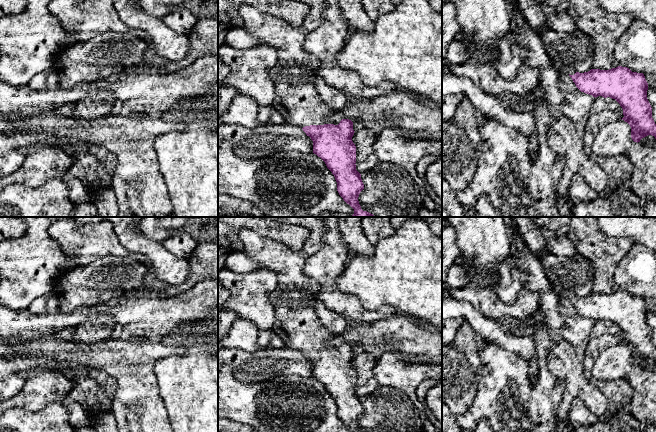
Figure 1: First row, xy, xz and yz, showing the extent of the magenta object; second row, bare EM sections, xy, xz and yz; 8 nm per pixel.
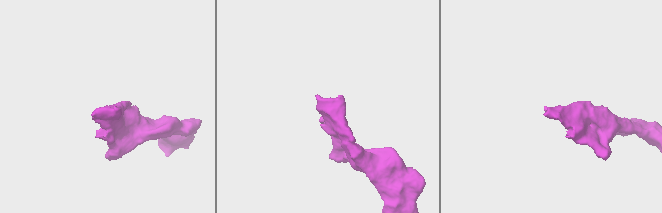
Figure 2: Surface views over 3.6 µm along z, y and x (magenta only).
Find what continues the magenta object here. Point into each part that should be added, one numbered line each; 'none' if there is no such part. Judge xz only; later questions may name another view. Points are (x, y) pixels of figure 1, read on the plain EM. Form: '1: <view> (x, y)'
1: xz (294, 299)

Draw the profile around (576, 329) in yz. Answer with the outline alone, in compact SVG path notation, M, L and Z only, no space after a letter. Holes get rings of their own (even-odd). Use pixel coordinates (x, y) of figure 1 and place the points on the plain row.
M568 298L558 300L558 309L563 317L561 338L568 341L584 363L595 321L581 316Z

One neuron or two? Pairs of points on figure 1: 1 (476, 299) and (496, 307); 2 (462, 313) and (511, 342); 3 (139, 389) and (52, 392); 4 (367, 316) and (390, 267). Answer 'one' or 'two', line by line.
1: one
2: one
3: two
4: two

